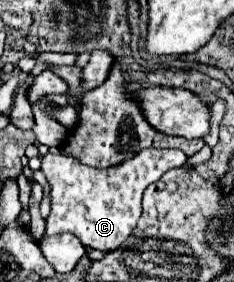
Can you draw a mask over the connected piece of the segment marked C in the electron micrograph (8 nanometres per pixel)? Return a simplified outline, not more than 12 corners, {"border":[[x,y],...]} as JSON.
{"border":[[142,149],[96,169],[48,153],[44,235],[118,249],[144,189],[182,167],[180,149]]}

